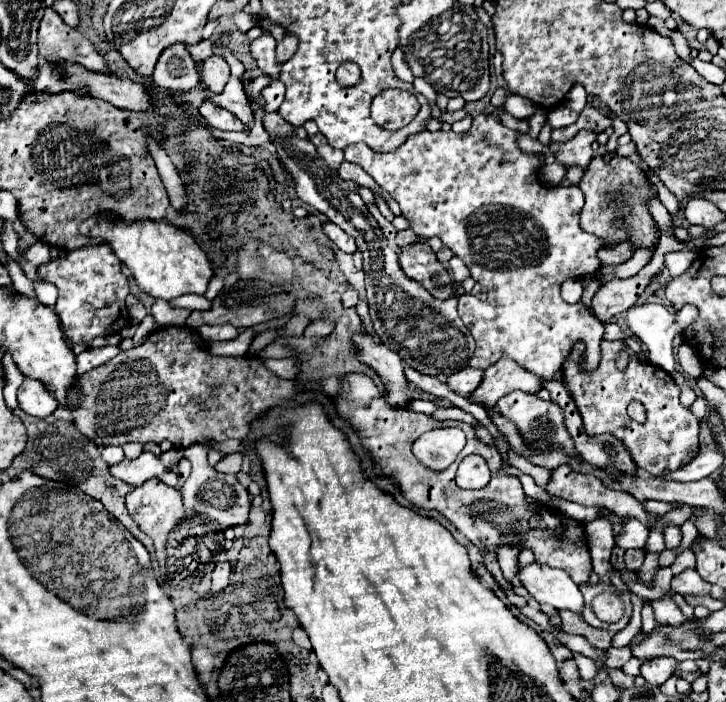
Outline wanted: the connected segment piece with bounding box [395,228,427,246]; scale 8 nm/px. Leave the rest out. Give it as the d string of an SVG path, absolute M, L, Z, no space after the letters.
M409 228L407 230L403 230L403 232L397 232L397 238L395 238L395 242L397 242L397 246L407 246L407 244L411 244L411 242L426 242L426 238L417 238Z

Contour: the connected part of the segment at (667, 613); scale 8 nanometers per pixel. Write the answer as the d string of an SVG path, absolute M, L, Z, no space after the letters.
M669 598L653 600L651 604L653 604L653 612L655 612L657 622L667 622L671 626L679 626L681 622L685 622L685 616L681 614L679 606L673 600L669 600Z

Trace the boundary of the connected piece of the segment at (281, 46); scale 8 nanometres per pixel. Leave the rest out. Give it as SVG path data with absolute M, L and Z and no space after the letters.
M287 36L283 42L277 44L277 60L279 60L279 62L287 60L287 56L293 56L293 54L295 54L295 48L297 48L295 38Z

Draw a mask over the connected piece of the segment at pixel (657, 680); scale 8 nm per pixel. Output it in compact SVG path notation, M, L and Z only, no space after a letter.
M661 656L661 658L653 658L649 662L641 664L641 676L649 682L649 684L663 684L669 676L675 674L677 670L677 660L669 658L669 656Z

